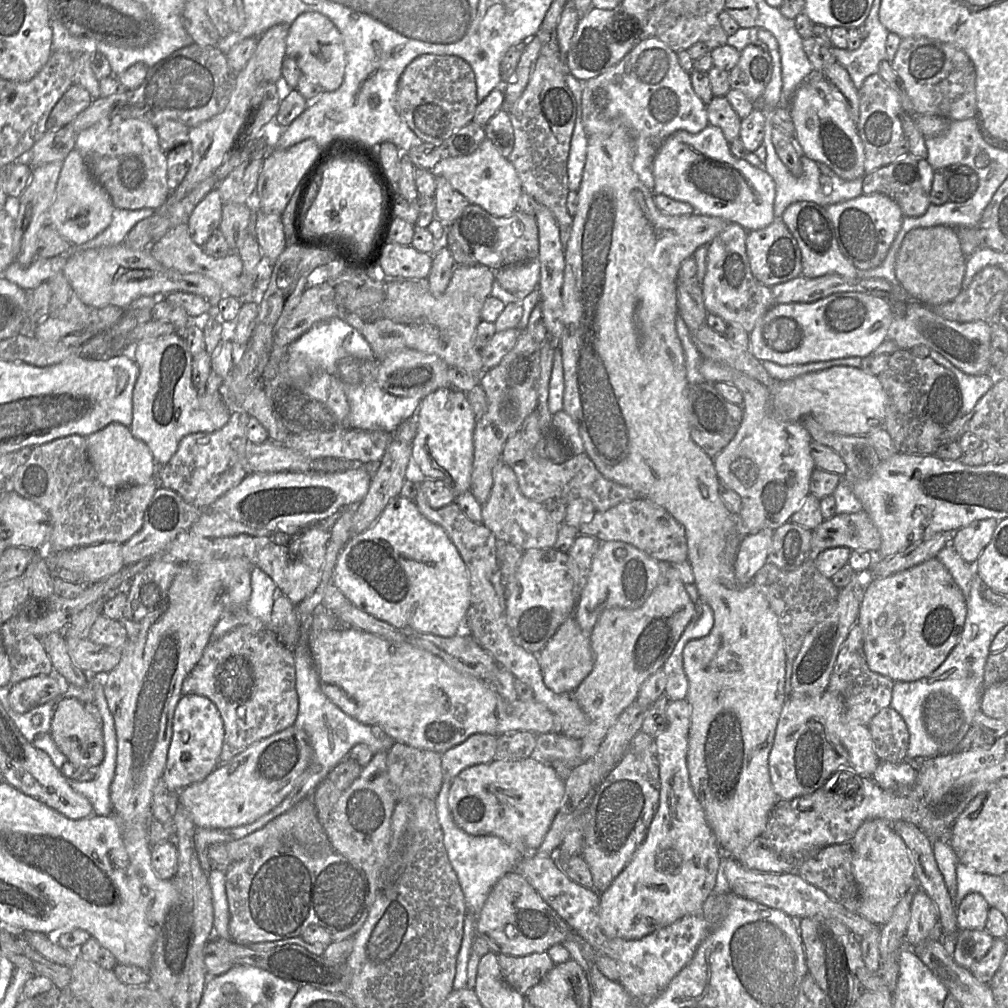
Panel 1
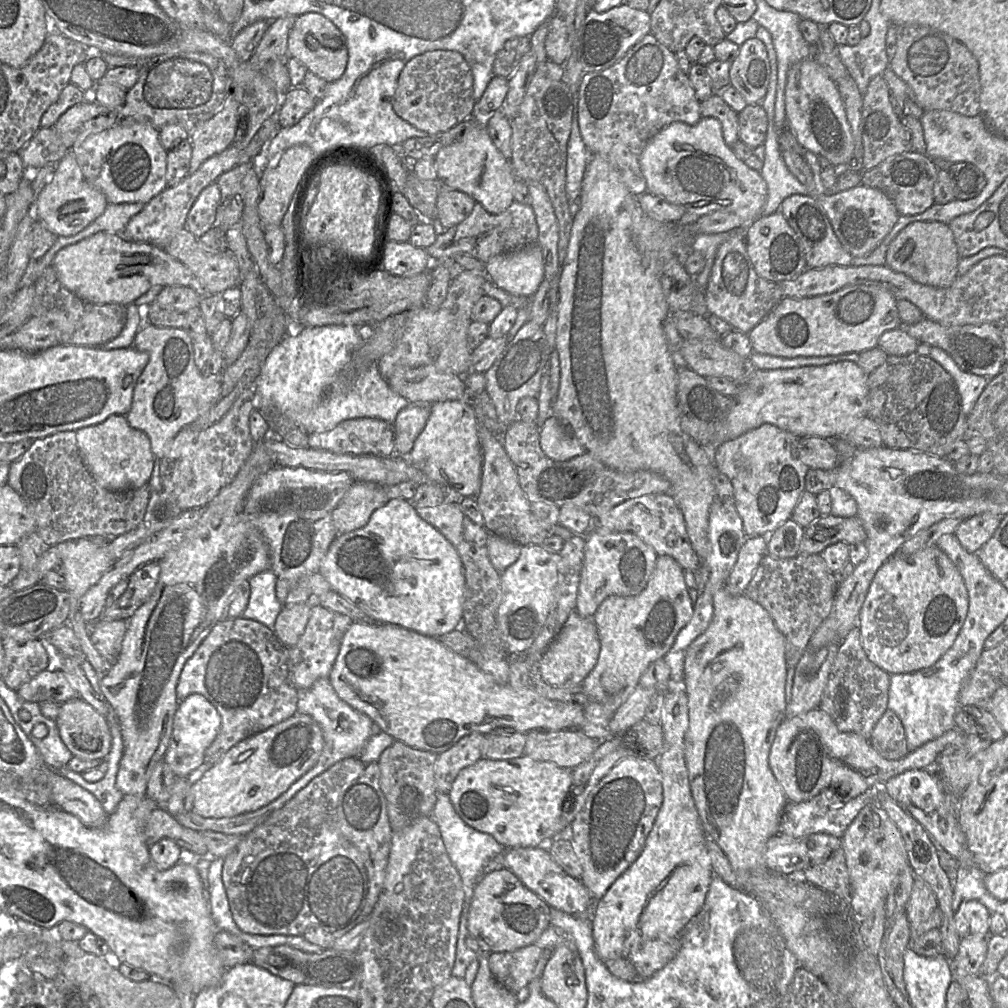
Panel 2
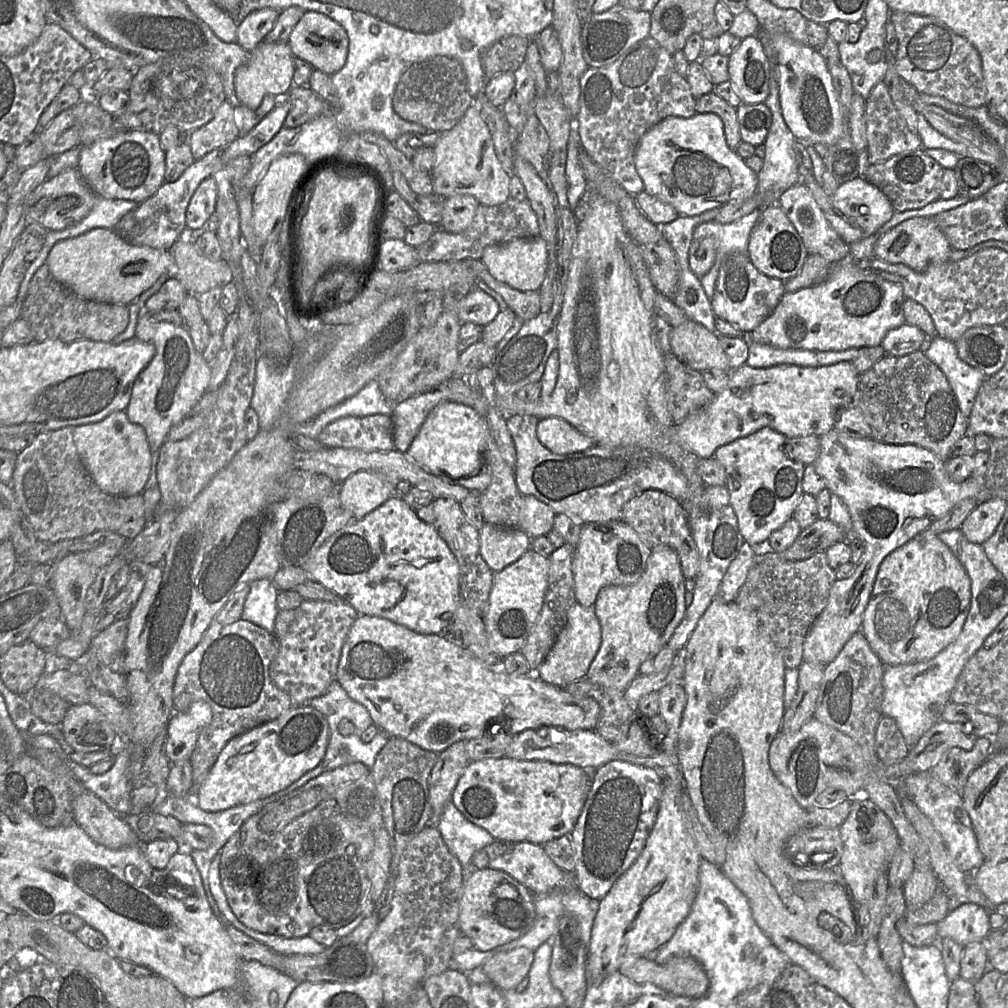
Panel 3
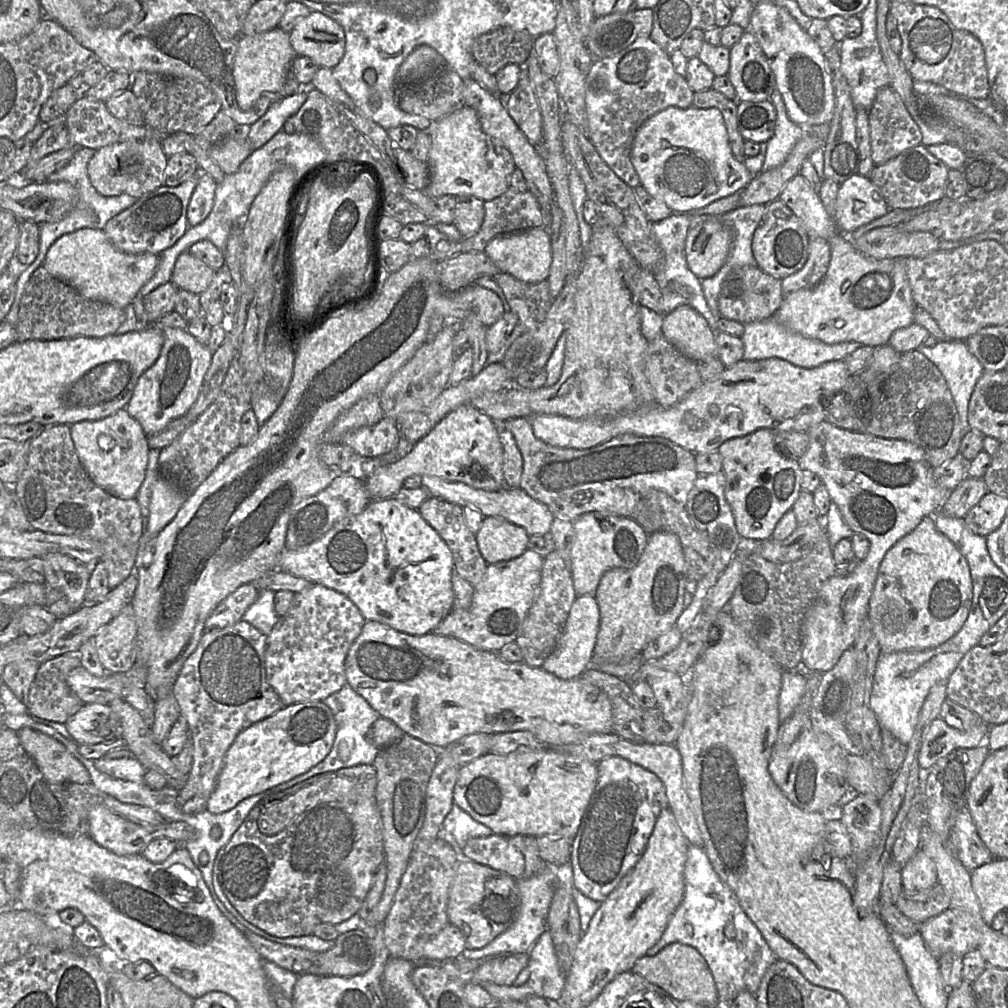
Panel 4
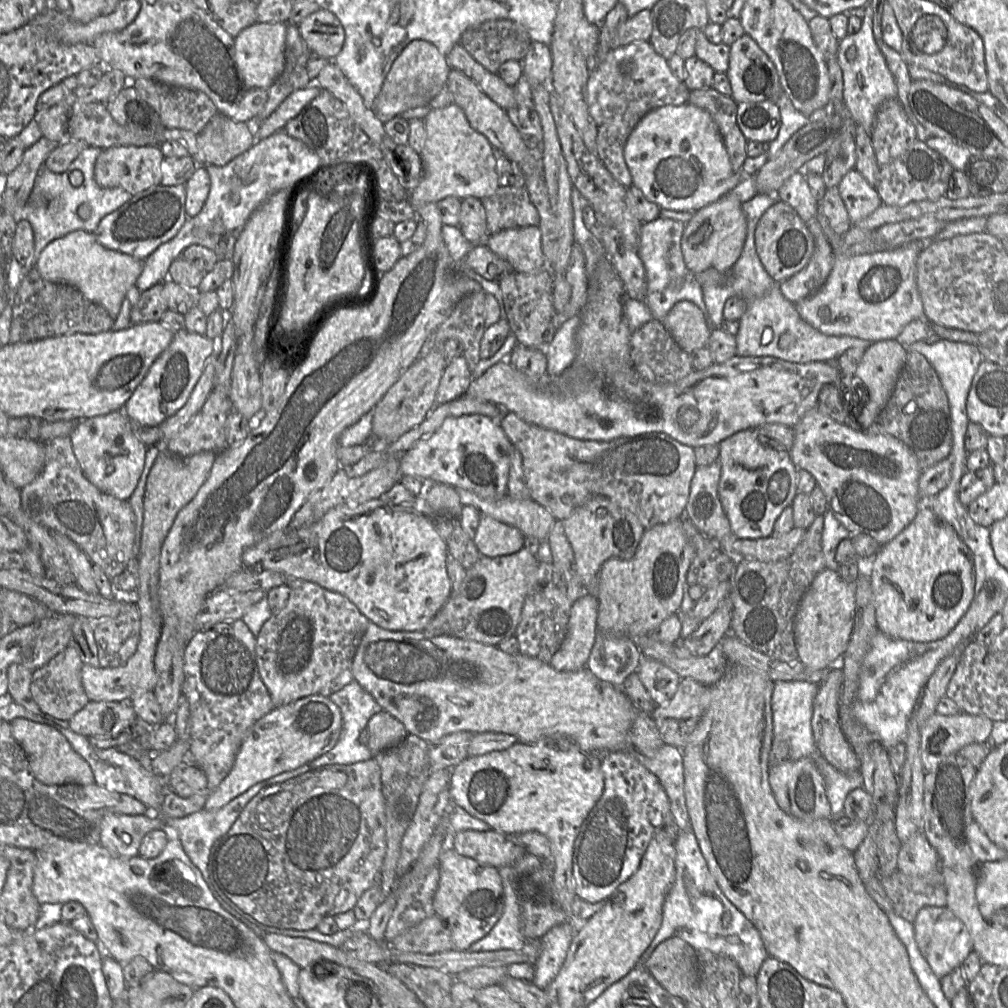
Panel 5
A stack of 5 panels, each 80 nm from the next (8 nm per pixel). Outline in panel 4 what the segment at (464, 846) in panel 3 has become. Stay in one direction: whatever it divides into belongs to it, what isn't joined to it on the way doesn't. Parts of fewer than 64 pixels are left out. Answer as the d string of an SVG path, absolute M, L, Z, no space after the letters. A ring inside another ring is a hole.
M455 803L443 820L442 830L454 839L460 850L469 839L487 837L493 833L489 827L474 820Z

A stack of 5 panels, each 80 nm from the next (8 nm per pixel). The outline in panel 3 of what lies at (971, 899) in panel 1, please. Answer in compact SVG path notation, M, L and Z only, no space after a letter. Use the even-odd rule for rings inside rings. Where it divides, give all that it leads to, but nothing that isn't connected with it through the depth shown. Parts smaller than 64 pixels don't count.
M978 904L959 905L936 924L938 941L951 938L963 947L985 941L991 931L989 915L990 912Z

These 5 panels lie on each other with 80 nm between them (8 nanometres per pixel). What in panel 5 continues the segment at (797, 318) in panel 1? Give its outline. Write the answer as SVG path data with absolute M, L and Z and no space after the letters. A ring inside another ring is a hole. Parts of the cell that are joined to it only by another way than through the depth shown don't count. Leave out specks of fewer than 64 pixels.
M821 203L816 219L831 246L834 264L824 285L811 296L795 303L805 322L825 335L851 336L875 343L896 340L911 321L925 318L916 271L917 258L926 241L912 241L894 250L851 256L844 252L842 236L830 227Z

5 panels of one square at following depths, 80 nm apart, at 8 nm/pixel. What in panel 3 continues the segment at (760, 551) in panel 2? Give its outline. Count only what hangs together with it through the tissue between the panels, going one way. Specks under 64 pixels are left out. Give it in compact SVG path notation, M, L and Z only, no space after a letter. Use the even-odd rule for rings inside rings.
M744 541L737 556L730 563L724 574L716 597L720 597L727 602L732 602L736 599L739 589L746 580L755 555L754 547Z

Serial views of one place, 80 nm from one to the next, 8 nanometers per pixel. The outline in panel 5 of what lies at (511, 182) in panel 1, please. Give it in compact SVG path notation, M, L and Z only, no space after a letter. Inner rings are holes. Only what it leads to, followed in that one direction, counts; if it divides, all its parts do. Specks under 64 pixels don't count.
M456 104L431 109L423 119L426 138L420 153L423 176L416 188L409 191L413 207L427 202L436 203L448 196L460 199L483 199L494 194L500 186L493 146L488 139L469 124L463 110Z

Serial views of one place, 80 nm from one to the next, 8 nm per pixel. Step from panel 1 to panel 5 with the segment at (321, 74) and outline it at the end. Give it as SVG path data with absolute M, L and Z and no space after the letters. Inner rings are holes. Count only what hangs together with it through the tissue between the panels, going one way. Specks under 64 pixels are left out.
M325 9L304 18L298 29L309 50L329 61L334 60L344 44L345 33L341 23Z

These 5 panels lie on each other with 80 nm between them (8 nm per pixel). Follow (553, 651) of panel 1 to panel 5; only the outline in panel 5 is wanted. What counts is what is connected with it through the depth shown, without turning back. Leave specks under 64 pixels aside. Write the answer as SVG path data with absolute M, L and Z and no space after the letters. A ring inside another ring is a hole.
M584 593L572 603L567 631L549 664L557 671L587 668L587 660L597 634L598 600Z

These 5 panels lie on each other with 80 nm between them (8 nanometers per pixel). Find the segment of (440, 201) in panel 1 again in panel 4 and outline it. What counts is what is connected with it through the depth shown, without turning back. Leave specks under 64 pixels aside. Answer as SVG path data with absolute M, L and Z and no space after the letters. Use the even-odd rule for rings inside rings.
M455 196L453 225L463 238L475 235L484 219L484 201L475 196Z

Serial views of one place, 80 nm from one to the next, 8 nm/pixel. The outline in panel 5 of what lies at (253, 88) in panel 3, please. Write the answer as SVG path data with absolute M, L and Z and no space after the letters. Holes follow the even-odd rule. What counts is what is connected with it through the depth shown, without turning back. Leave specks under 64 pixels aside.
M255 22L234 38L234 44L235 61L245 86L269 89L285 67L286 24Z

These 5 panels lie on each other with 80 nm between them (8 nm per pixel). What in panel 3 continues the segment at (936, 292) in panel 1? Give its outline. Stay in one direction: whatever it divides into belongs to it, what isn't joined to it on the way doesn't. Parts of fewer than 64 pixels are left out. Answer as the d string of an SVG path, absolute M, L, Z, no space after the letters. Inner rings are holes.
M916 217L908 219L887 231L876 243L875 257L891 264L904 264L921 272L931 263L950 260L952 247L933 218Z

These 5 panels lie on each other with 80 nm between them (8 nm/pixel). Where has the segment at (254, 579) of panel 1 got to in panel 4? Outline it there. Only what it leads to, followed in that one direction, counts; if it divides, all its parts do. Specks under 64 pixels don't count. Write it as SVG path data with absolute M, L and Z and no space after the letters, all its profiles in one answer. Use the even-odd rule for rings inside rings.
M259 591L255 602L242 616L243 621L251 624L265 636L270 634L279 618L274 609L275 592L277 591Z

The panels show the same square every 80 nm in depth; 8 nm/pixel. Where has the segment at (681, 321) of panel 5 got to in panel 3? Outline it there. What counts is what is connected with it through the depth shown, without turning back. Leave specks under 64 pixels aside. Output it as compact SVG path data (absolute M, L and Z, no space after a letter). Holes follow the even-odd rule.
M692 319L672 328L670 346L679 360L699 372L711 369L732 370L719 335Z

